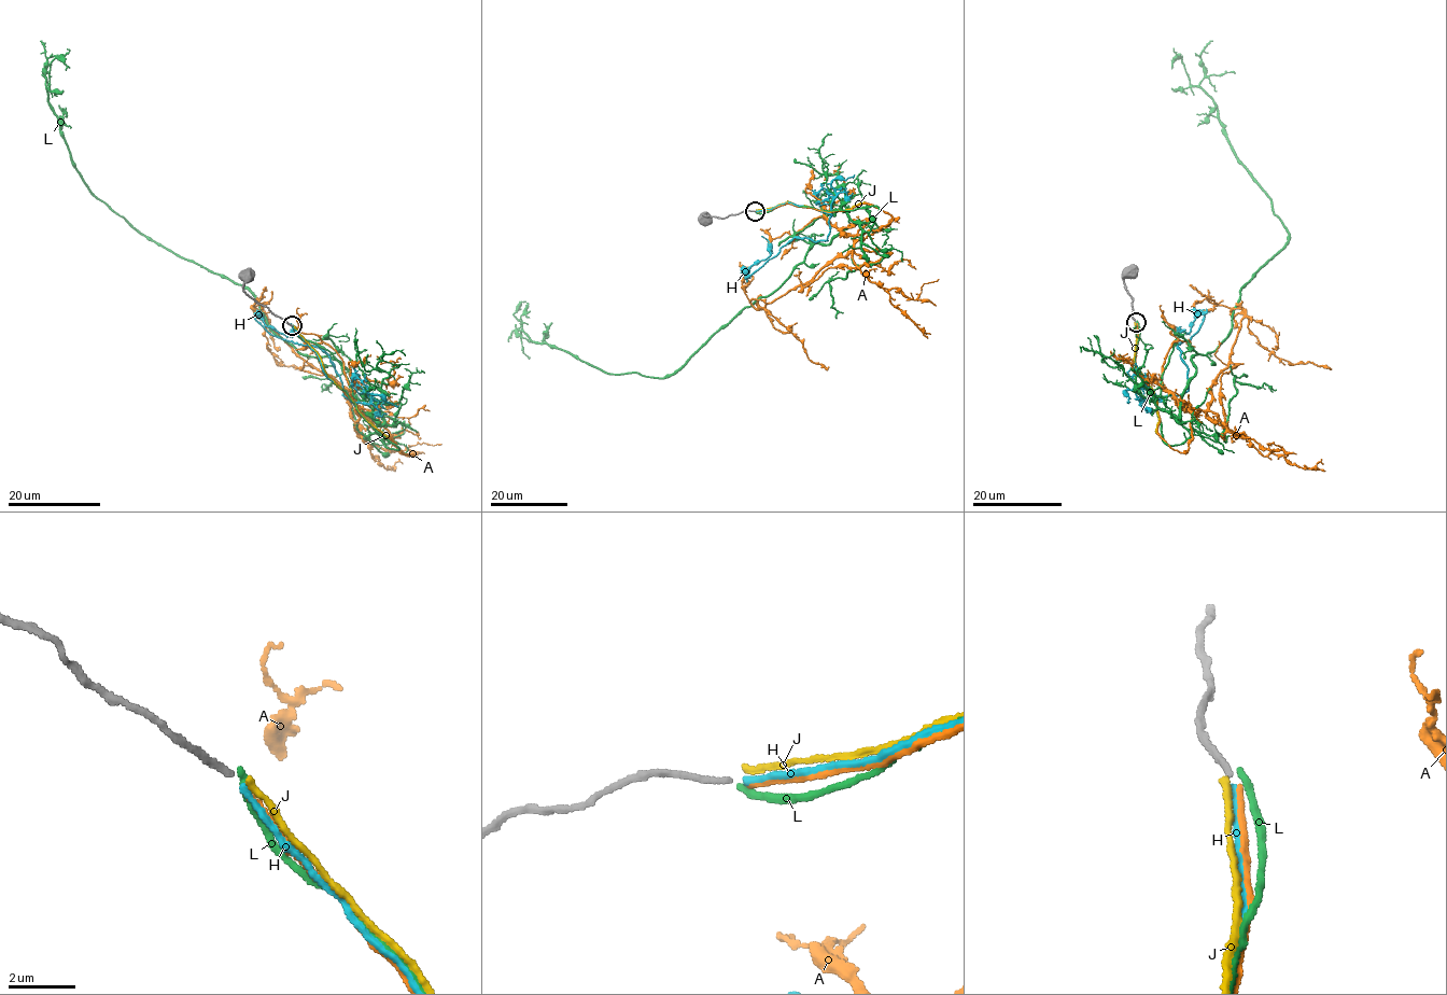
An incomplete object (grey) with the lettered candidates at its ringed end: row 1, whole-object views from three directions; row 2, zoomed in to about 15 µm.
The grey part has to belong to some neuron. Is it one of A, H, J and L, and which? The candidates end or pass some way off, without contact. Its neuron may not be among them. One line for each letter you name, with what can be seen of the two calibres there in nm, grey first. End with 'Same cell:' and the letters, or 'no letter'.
A: 180 nm thick on the grey side, 190 nm on the other
Same cell: A

